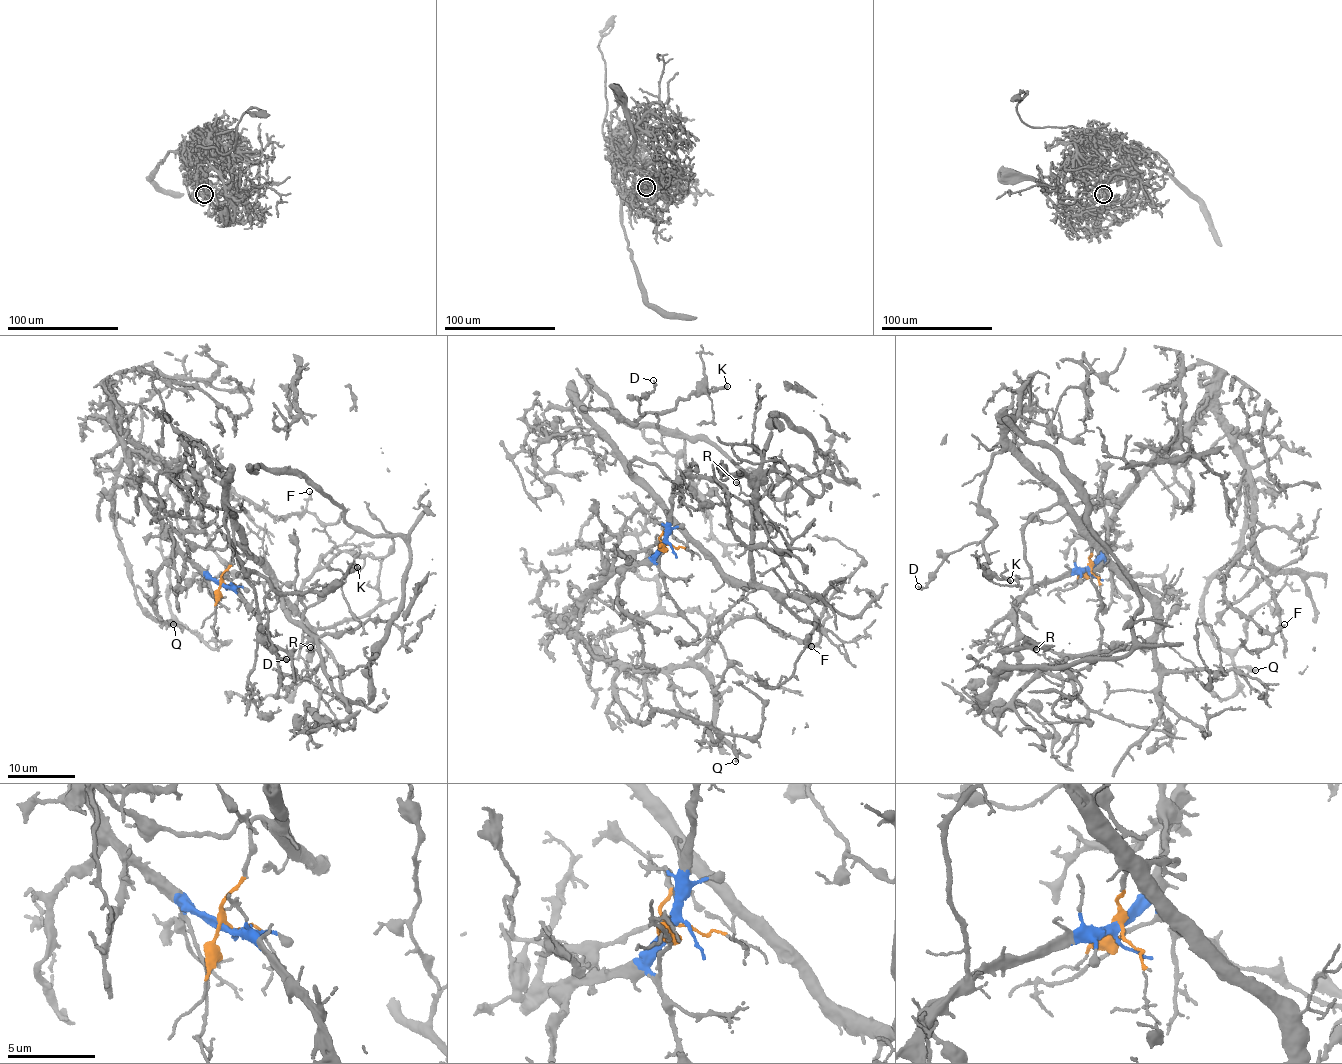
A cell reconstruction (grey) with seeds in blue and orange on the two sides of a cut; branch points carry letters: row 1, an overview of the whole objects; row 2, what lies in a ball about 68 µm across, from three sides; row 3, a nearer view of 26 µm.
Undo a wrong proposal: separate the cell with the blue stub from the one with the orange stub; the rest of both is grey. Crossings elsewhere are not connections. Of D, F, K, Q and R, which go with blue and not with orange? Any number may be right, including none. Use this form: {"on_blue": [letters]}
{"on_blue": ["F", "Q"]}

